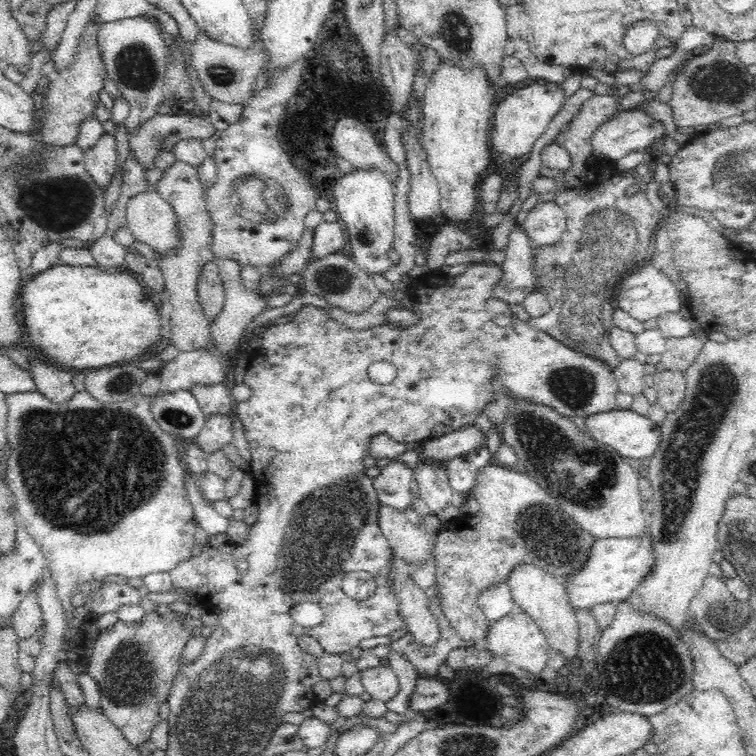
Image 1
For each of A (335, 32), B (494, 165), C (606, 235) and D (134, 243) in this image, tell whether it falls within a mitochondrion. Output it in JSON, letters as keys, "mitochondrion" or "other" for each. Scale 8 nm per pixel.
{"A":"other","B":"other","C":"mitochondrion","D":"other"}

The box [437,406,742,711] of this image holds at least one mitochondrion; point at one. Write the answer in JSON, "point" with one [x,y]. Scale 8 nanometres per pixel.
{"point":[584,475]}

